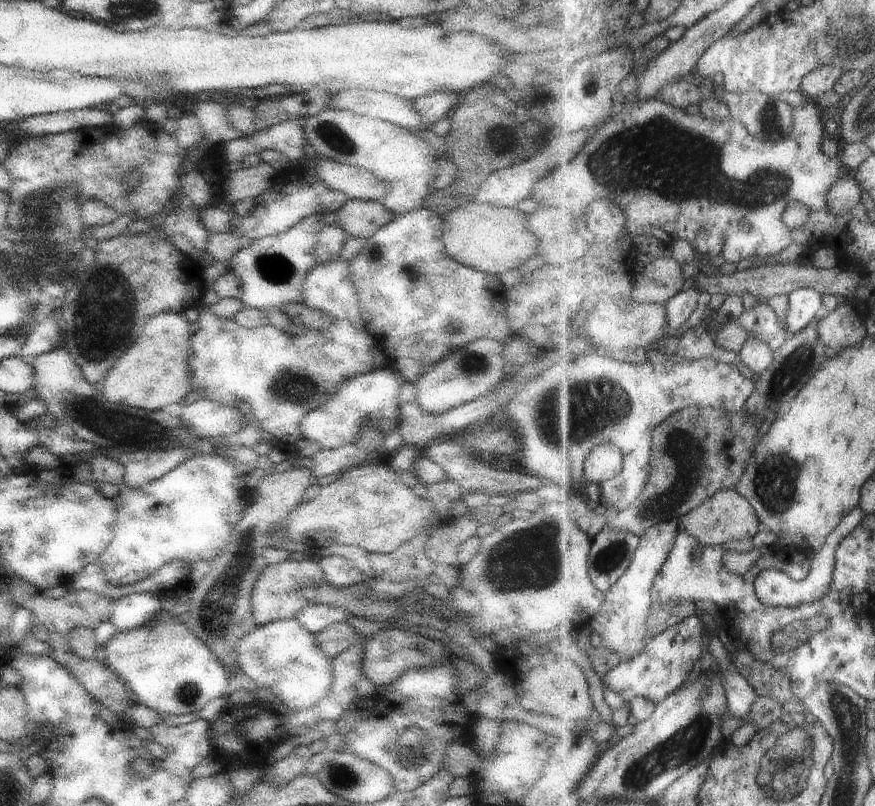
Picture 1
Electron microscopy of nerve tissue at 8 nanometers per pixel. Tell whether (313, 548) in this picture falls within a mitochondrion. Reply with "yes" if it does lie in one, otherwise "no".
no

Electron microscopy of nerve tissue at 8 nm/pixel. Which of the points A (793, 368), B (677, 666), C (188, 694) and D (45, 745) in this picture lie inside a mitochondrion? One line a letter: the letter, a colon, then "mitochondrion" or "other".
A: mitochondrion
B: other
C: mitochondrion
D: other

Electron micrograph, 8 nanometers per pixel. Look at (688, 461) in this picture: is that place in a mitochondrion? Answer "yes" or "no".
yes

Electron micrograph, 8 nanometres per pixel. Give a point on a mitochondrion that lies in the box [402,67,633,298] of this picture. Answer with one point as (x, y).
(589, 86)

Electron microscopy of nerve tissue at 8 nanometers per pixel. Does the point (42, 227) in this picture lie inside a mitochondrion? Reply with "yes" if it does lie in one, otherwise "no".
yes

